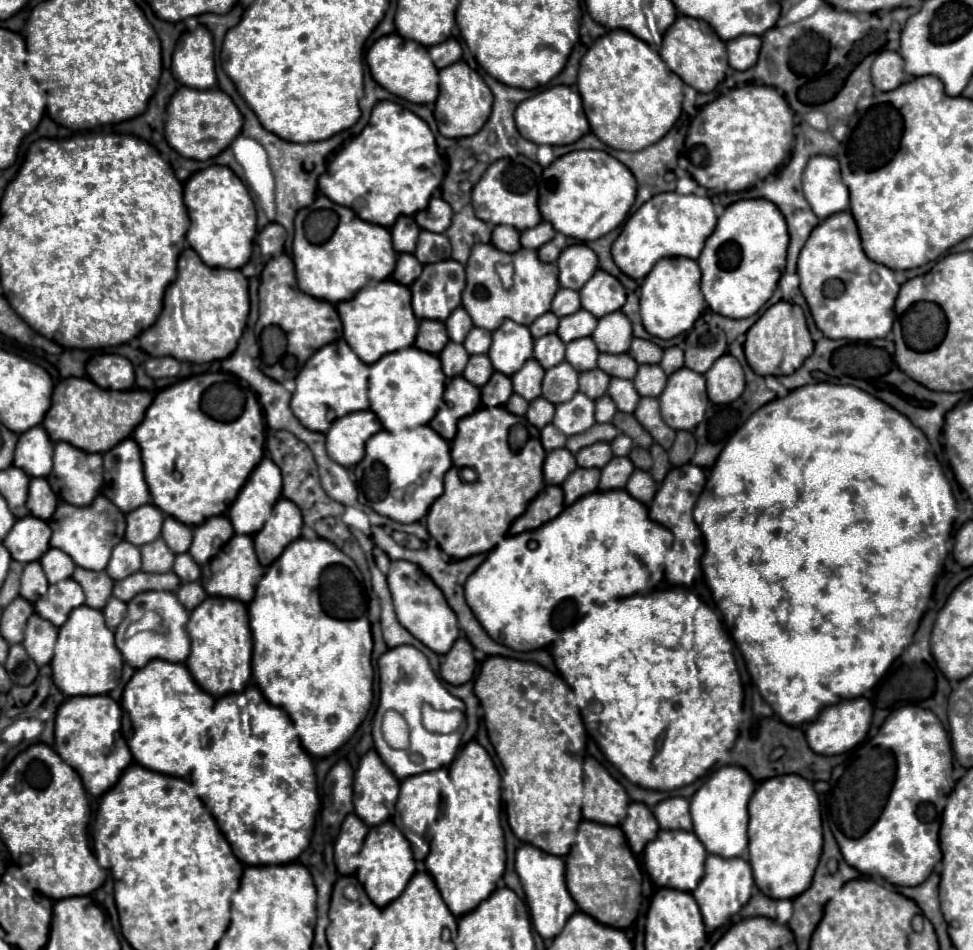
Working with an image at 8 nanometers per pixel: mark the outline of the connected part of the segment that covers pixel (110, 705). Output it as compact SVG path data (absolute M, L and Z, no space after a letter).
M109 694L71 696L55 716L55 752L77 770L89 794L101 796L109 790L121 772L133 762L129 746L121 734L121 706Z

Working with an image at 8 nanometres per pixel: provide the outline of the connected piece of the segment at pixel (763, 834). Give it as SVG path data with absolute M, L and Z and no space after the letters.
M797 774L761 782L749 802L749 862L759 890L775 900L805 892L817 868L821 846L821 812L813 786Z

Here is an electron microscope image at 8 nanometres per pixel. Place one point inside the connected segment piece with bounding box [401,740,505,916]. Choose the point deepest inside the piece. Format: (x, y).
(466, 848)

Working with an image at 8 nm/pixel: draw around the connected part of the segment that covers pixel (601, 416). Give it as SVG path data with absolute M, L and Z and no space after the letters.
M605 394L605 398L597 398L595 410L597 410L597 414L595 414L597 422L611 422L617 412L617 406L613 406L613 400Z

